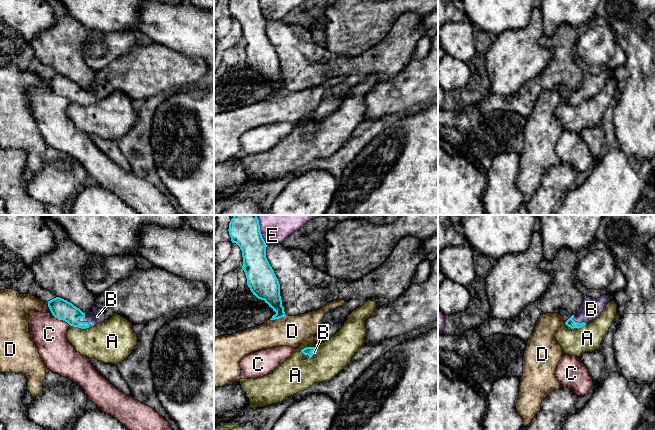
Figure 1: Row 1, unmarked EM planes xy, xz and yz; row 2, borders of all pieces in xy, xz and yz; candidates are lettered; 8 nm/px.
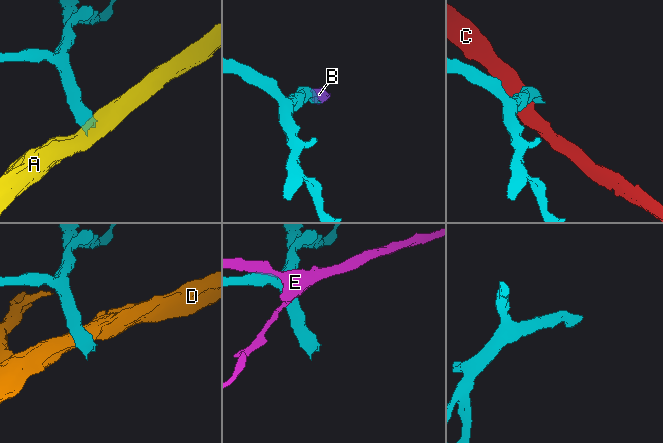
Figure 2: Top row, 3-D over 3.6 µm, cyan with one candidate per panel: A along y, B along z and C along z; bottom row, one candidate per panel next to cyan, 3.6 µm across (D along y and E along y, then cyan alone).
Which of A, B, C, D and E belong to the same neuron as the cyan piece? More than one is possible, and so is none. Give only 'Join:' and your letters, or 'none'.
Join: B

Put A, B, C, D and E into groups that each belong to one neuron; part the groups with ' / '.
A / B / C / D / E

